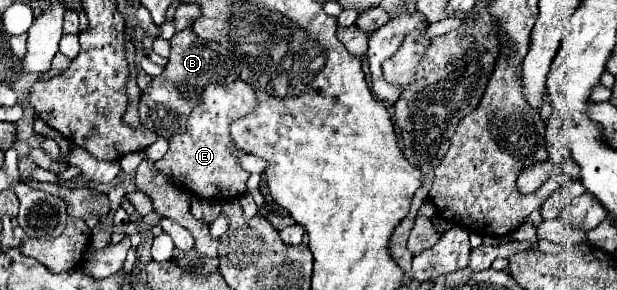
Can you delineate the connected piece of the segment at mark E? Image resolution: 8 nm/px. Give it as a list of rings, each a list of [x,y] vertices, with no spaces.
[[[234,81],[230,85],[214,85],[210,83],[202,91],[200,105],[188,117],[188,129],[182,135],[168,139],[166,155],[156,161],[156,171],[170,179],[168,183],[180,187],[182,191],[196,197],[216,197],[216,200],[228,200],[246,193],[248,171],[242,169],[238,159],[232,155],[236,143],[230,137],[230,123],[242,119],[256,107],[256,93],[248,83]]]

